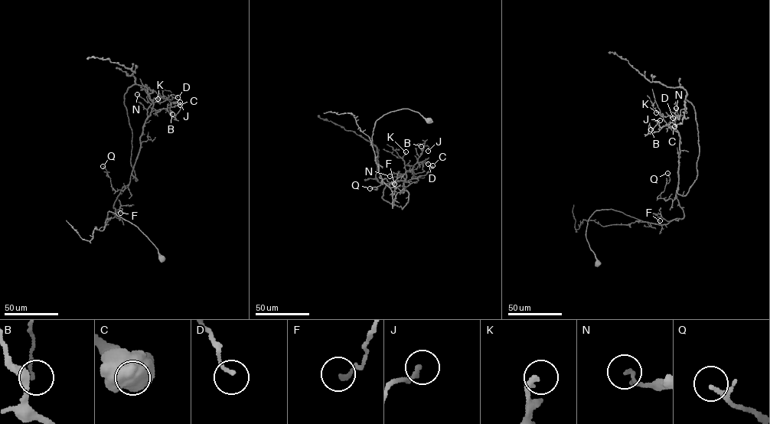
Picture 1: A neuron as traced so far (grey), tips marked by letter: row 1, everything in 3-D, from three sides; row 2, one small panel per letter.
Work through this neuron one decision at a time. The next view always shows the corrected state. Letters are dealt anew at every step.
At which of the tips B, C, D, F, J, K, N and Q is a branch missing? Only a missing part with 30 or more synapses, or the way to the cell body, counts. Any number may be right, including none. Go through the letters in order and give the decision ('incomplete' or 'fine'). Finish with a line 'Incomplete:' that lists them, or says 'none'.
B: fine
C: fine
D: fine
F: fine
J: fine
K: fine
N: fine
Q: fine
Incomplete: none

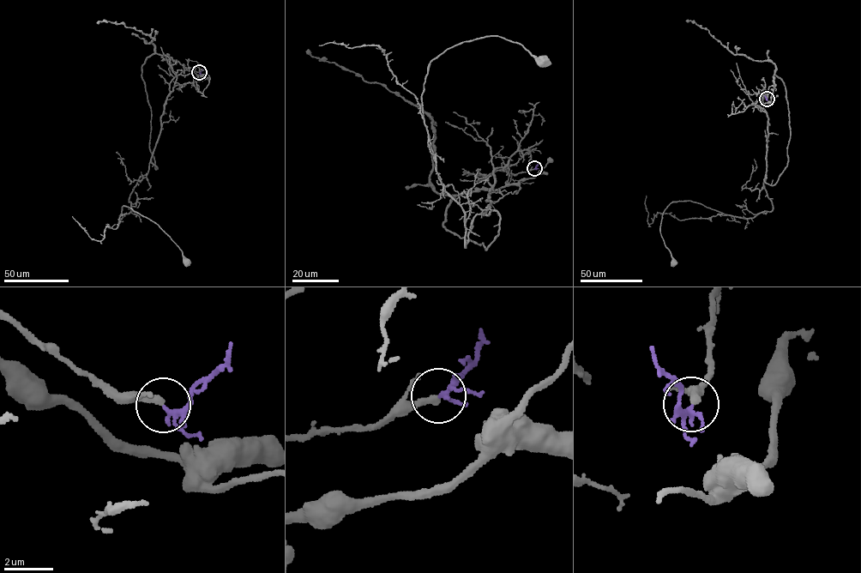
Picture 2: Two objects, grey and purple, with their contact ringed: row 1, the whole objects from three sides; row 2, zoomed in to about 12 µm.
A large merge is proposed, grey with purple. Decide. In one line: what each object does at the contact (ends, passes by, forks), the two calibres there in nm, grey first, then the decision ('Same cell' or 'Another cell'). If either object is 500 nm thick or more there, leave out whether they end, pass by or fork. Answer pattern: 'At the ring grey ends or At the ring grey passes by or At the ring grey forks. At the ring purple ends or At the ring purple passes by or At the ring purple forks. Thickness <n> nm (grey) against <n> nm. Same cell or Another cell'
At the ring grey ends. At the ring purple forks. Thickness 300 nm (grey) against 140 nm. Same cell

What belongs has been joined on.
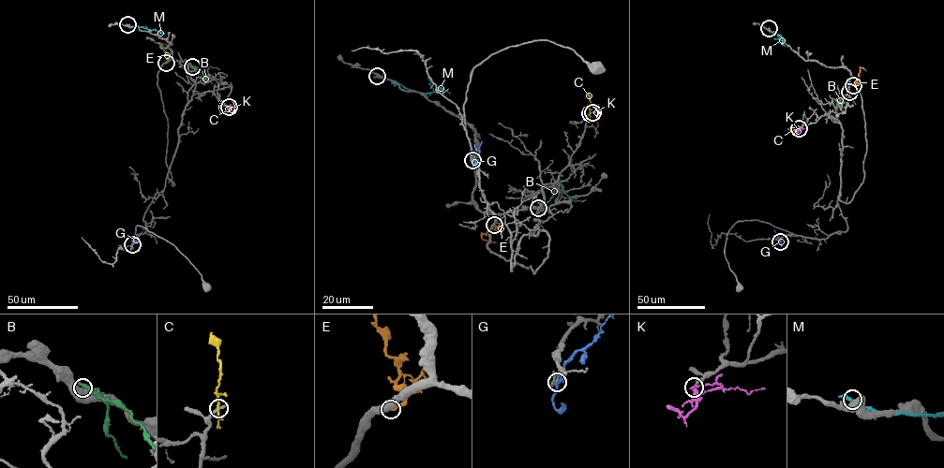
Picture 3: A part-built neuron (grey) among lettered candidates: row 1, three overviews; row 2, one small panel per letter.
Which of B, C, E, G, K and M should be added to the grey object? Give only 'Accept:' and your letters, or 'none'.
Accept: K

